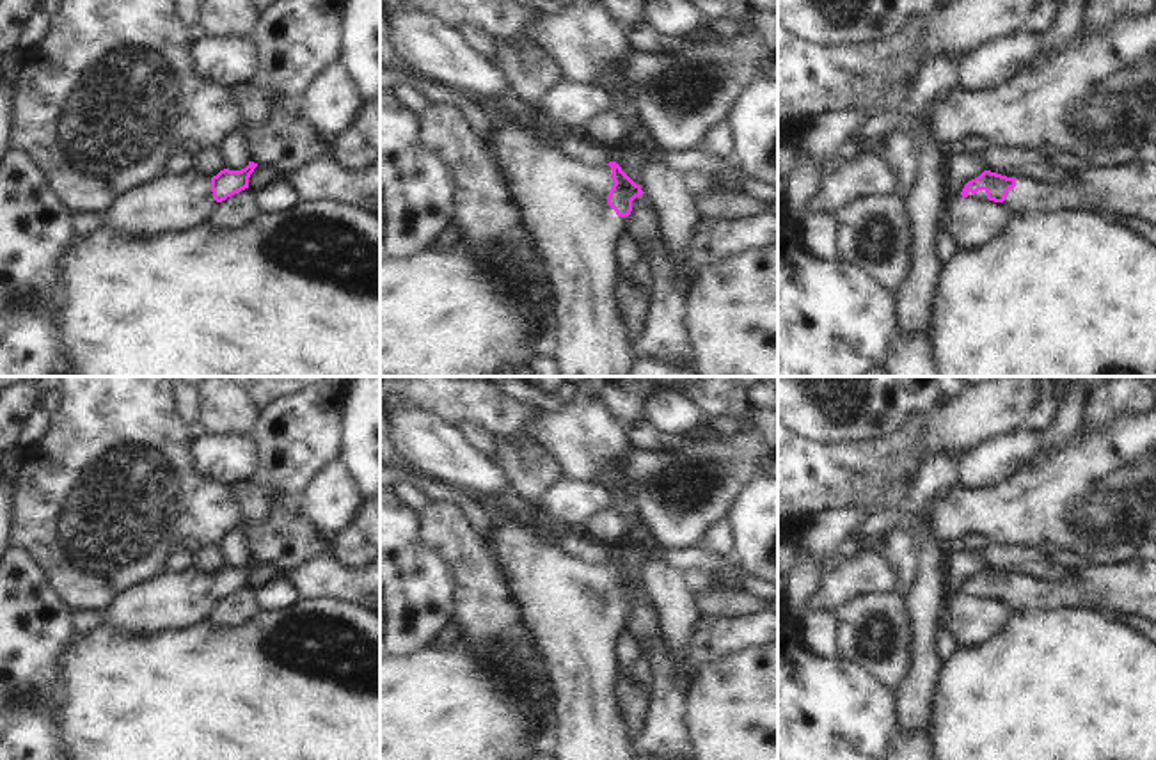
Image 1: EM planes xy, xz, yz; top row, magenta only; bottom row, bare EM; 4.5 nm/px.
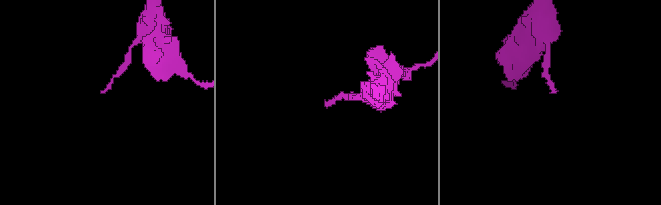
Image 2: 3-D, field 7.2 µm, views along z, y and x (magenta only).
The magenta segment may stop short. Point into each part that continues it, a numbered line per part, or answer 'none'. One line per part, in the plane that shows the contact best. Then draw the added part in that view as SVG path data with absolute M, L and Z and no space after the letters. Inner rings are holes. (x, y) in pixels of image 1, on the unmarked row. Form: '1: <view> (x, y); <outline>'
1: xz (565, 602); M513 522L494 524L501 556L522 602L527 625L545 653L559 703L552 730L542 739L540 751L556 760L634 760L622 710L616 701L616 637L625 630L627 614L607 602L613 566L582 563L533 531Z

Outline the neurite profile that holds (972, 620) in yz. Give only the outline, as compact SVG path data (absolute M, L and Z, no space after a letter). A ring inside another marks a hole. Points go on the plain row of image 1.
M954 593L939 625L950 630L957 646L968 648L994 637L1014 616L1017 613L1000 600Z

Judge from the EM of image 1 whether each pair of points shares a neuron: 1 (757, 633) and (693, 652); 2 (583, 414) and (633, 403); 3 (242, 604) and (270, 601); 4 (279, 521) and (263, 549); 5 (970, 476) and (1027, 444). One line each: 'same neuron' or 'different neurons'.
1: same neuron
2: different neurons
3: different neurons
4: same neuron
5: same neuron

